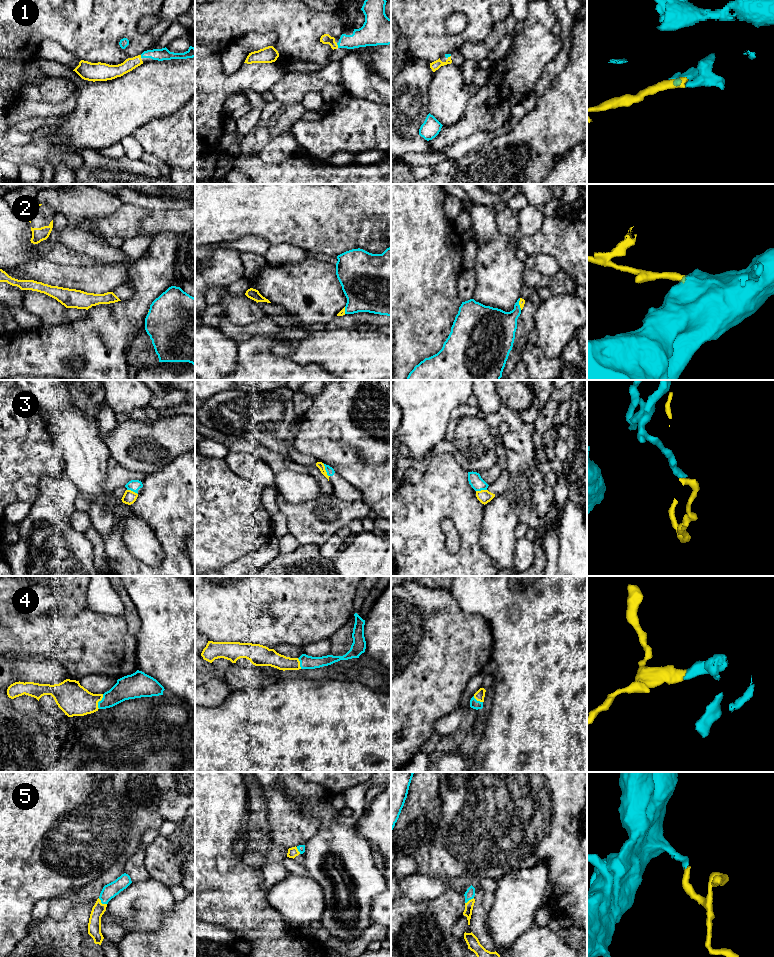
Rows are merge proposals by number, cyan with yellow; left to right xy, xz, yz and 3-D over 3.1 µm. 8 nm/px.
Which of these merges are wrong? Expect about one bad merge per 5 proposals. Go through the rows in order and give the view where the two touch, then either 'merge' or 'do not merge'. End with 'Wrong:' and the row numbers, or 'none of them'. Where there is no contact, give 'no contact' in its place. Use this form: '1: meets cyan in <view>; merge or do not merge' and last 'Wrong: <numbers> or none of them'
1: meets cyan in xz; merge
2: meets cyan in yz; merge
3: meets cyan in xz; do not merge
4: meets cyan in xy; merge
5: meets cyan in xy; merge
Wrong: 3

